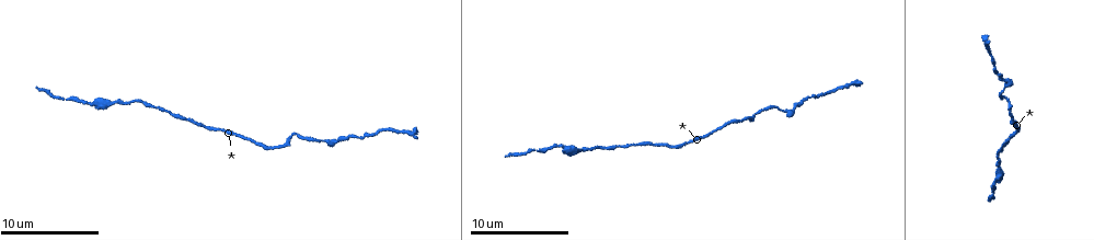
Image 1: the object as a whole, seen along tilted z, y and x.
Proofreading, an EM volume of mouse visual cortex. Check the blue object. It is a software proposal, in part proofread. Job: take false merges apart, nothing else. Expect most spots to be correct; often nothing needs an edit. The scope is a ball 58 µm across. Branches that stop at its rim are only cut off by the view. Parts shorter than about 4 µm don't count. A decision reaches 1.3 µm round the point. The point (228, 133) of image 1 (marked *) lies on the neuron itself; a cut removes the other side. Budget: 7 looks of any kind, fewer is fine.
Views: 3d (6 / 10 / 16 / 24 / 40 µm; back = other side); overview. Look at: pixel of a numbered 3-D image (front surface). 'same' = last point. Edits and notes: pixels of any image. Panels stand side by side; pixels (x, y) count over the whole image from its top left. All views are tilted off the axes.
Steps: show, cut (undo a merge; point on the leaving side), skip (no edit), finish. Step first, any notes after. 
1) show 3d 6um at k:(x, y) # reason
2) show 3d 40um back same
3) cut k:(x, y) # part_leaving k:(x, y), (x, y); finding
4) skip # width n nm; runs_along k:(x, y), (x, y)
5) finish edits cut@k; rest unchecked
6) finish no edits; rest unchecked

show 3d 10um at 1:(292, 133) # narrows sharply

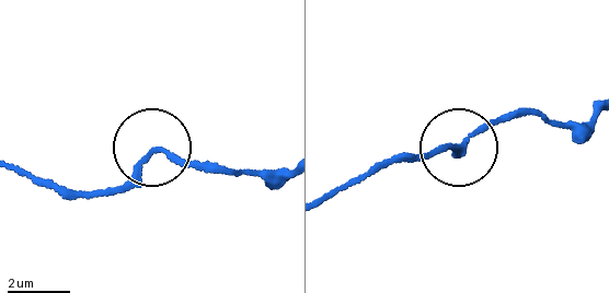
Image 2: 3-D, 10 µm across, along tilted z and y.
skip # width 140 nm; one neuron here

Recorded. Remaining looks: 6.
show 3d 10um at 1:(799, 104) # calibre changes

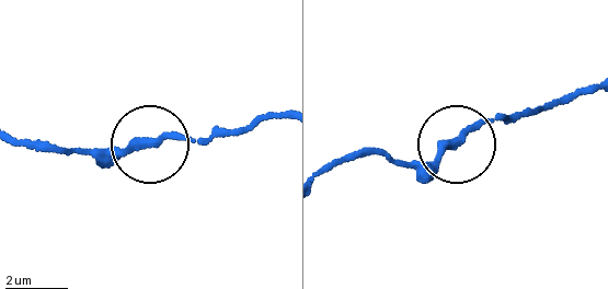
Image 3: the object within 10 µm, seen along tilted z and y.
show 3d 6um at 3:(154, 144)

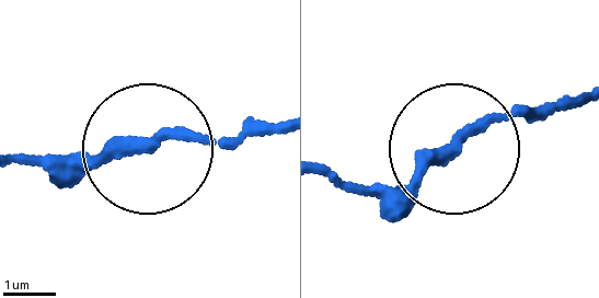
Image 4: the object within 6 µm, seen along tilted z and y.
skip # runs_along 4:(19, 159), (84, 164), (216, 146), (258, 125); all the same neuron

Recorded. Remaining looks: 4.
show 3d 10um at 1:(565, 147) # thick turns thin

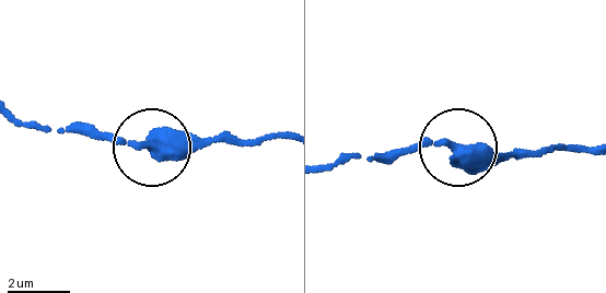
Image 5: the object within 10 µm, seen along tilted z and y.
skip # width 420 nm; continuous, no second neuron

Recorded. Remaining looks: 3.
finish no edits; rest unchecked

